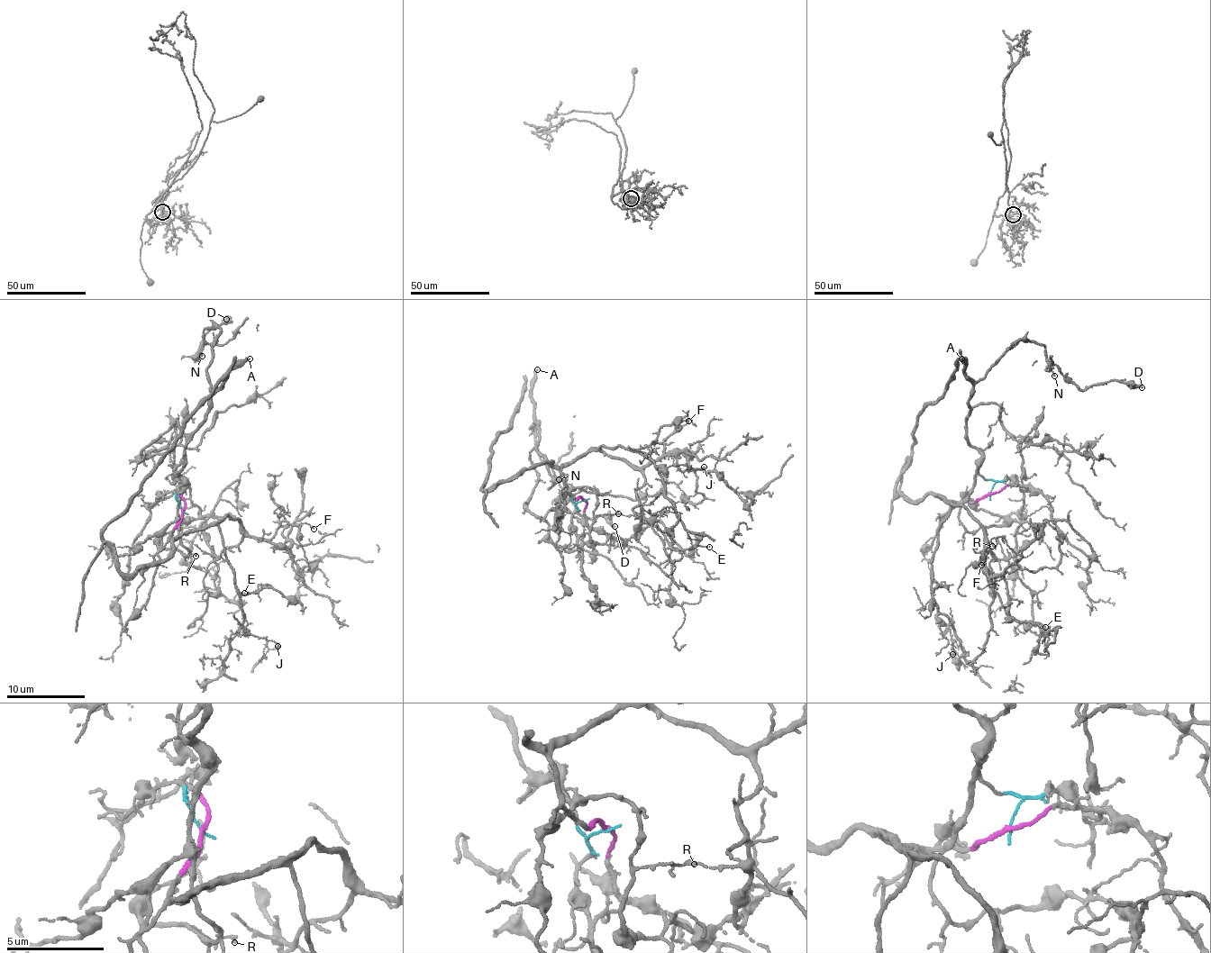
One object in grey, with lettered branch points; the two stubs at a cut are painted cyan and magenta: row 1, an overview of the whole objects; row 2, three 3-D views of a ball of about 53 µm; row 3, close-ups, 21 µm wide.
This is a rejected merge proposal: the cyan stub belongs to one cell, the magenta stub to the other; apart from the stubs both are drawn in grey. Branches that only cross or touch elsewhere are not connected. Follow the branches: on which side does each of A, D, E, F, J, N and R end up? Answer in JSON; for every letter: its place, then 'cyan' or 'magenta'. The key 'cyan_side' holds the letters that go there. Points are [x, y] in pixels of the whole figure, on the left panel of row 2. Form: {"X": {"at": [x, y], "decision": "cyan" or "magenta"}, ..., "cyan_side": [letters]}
{"A": {"at": [250, 358], "decision": "cyan"}, "D": {"at": [226, 319], "decision": "cyan"}, "E": {"at": [244, 593], "decision": "magenta"}, "F": {"at": [314, 529], "decision": "magenta"}, "J": {"at": [277, 646], "decision": "magenta"}, "N": {"at": [202, 356], "decision": "cyan"}, "R": {"at": [195, 556], "decision": "cyan"}, "cyan_side": ["A", "D", "N", "R"]}

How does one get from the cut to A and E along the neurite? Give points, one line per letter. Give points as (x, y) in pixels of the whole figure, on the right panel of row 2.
A: (989, 494), (995, 482), (978, 471), (978, 449), (968, 440), (967, 403), (973, 381), (961, 359)
E: (989, 494), (971, 502), (940, 498), (982, 527), (988, 549), (1030, 589), (1033, 621), (1044, 628)

